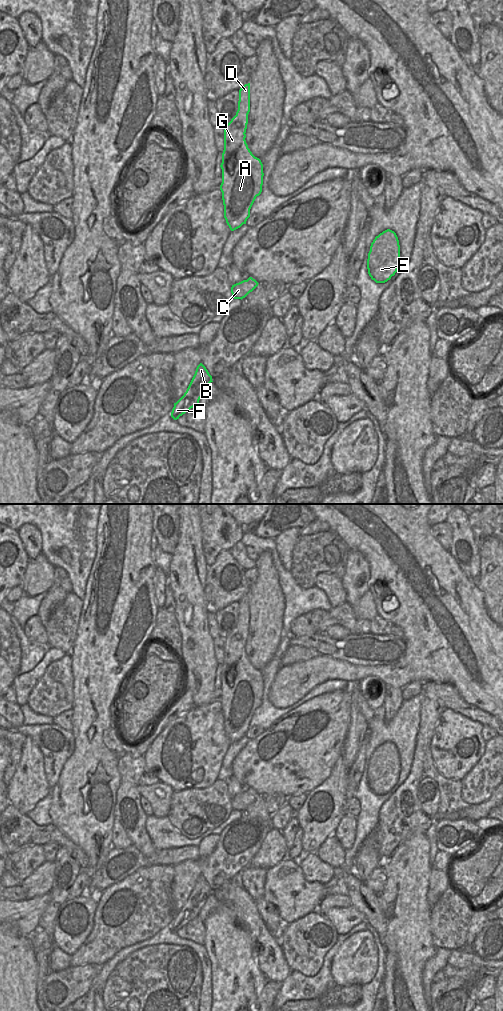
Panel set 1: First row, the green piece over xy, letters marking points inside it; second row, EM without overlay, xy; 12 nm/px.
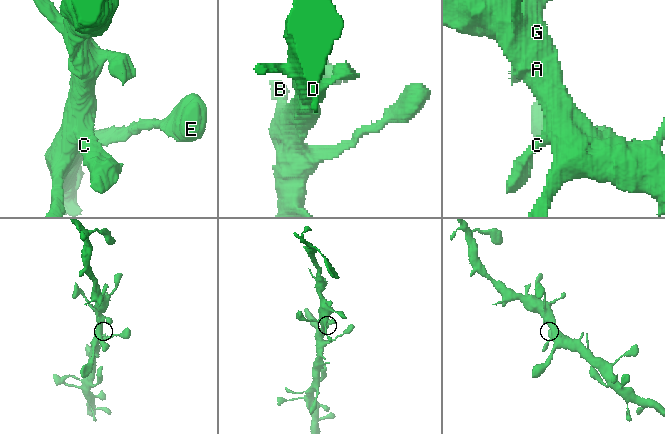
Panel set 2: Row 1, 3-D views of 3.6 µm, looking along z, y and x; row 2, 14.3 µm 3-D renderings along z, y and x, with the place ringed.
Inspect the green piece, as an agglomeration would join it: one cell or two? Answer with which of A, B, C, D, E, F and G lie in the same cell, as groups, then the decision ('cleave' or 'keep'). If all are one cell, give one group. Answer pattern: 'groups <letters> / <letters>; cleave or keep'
groups A B C D E F G; keep

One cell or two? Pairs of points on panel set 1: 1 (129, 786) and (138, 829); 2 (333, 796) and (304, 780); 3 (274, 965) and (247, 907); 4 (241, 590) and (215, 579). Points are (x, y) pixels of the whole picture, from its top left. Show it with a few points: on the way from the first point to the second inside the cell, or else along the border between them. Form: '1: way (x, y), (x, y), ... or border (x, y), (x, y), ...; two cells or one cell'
1: way (133, 797), (138, 807), (139, 818); one cell
2: border (332, 769), (329, 776), (322, 783), (307, 793); two cells
3: way (275, 950), (258, 933), (251, 922); one cell
4: way (234, 590), (225, 590), (220, 586); one cell

